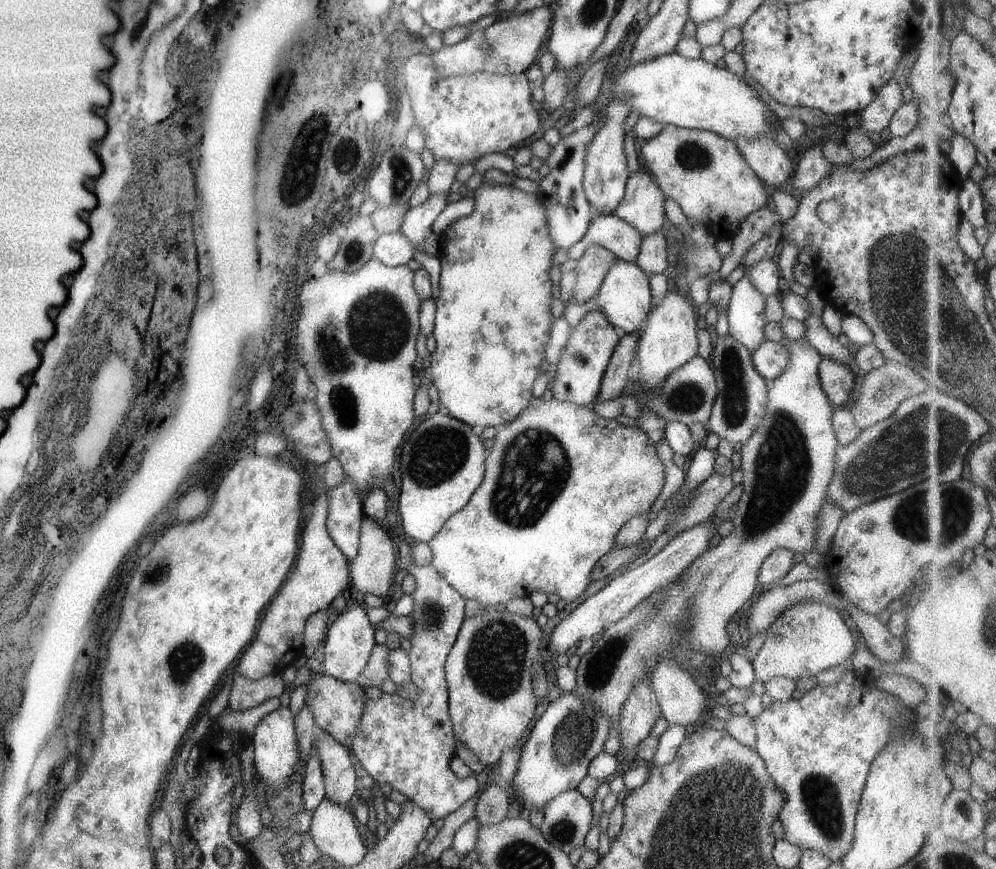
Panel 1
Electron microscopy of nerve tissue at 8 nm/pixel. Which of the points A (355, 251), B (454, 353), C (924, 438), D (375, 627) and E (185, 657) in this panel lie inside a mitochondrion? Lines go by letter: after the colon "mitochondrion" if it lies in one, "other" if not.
A: mitochondrion
B: other
C: mitochondrion
D: other
E: mitochondrion

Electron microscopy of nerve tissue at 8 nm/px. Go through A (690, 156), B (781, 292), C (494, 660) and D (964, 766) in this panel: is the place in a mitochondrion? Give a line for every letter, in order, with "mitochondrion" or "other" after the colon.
A: mitochondrion
B: other
C: mitochondrion
D: other

